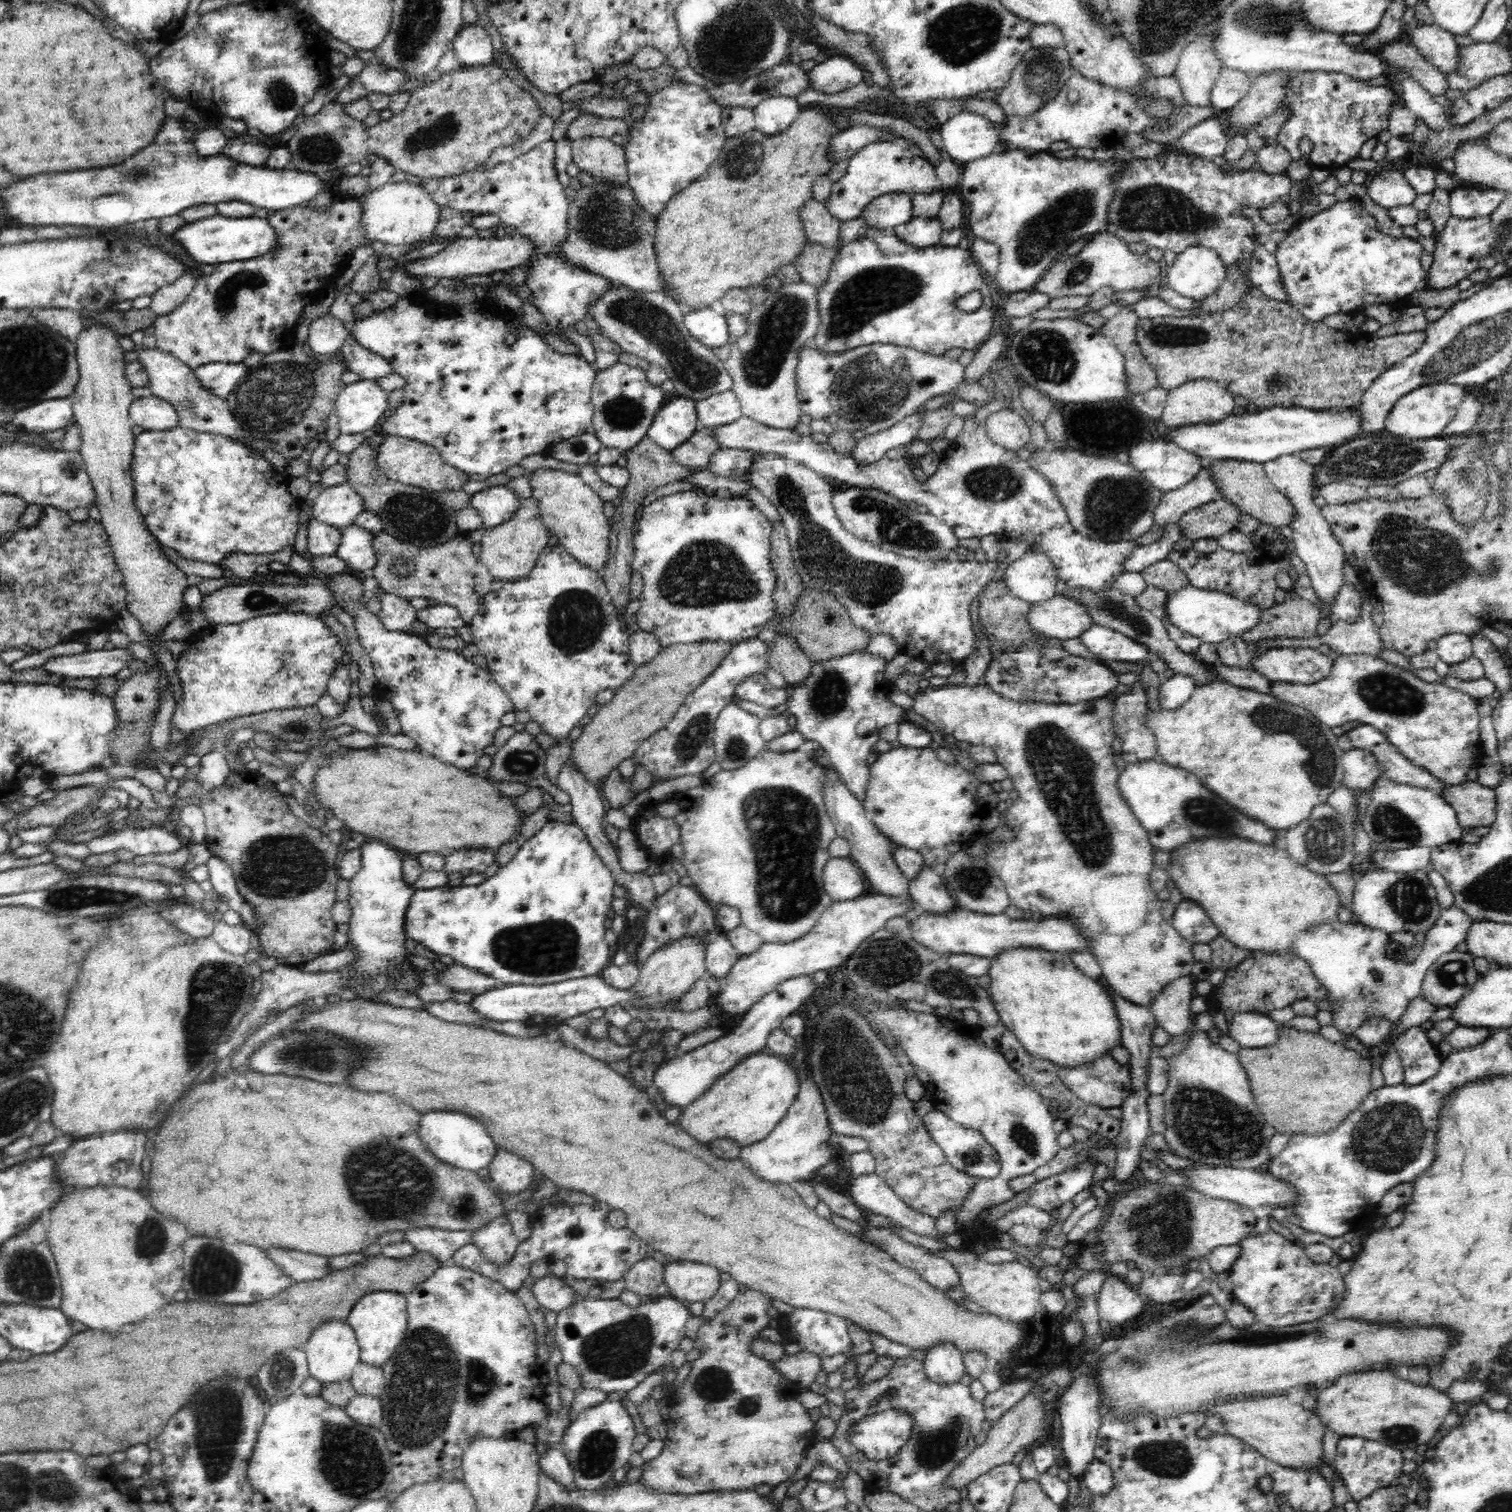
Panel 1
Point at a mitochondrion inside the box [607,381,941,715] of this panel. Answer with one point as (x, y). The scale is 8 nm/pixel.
(824, 561)

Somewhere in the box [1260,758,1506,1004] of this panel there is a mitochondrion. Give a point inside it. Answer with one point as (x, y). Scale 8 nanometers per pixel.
(1410, 898)

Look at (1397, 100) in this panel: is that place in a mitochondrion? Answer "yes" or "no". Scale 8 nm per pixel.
no

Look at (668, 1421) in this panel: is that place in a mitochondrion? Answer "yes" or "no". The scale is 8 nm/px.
no

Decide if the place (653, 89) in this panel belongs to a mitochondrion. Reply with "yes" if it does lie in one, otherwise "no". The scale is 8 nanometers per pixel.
no

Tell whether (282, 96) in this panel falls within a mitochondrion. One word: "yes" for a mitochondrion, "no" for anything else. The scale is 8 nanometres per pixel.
yes

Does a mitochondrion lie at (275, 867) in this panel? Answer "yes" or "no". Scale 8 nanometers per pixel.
yes

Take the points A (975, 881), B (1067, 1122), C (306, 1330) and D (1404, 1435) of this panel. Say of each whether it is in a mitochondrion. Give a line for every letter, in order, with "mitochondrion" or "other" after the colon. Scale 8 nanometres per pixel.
A: mitochondrion
B: other
C: other
D: mitochondrion

